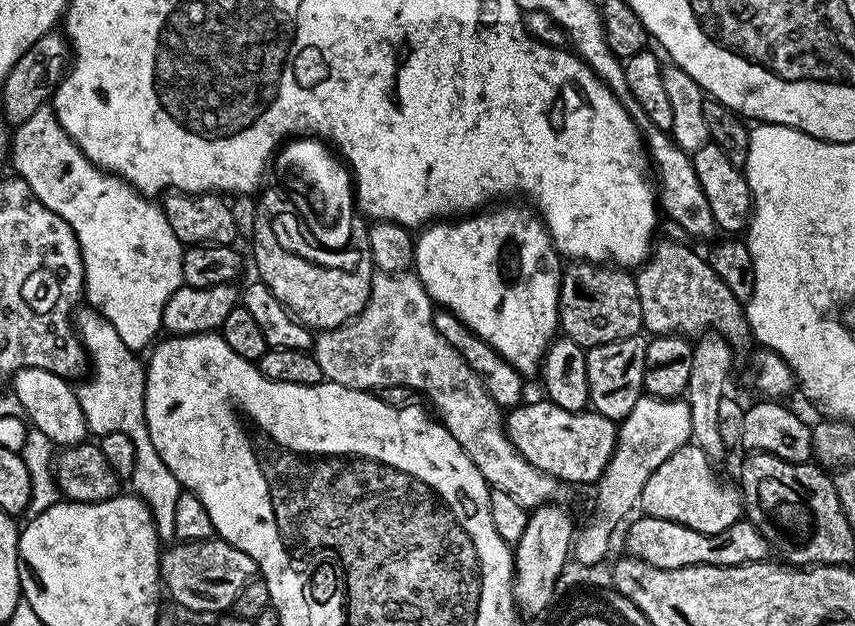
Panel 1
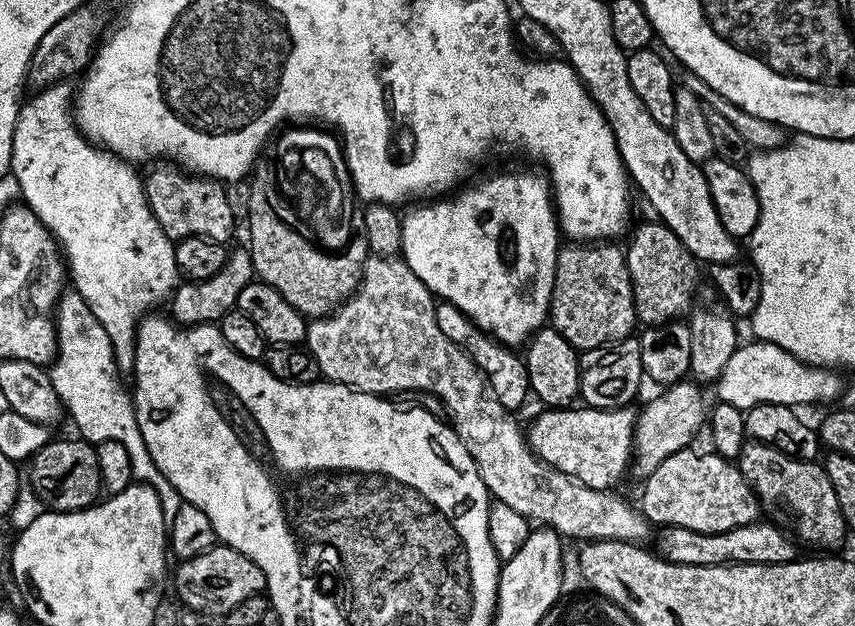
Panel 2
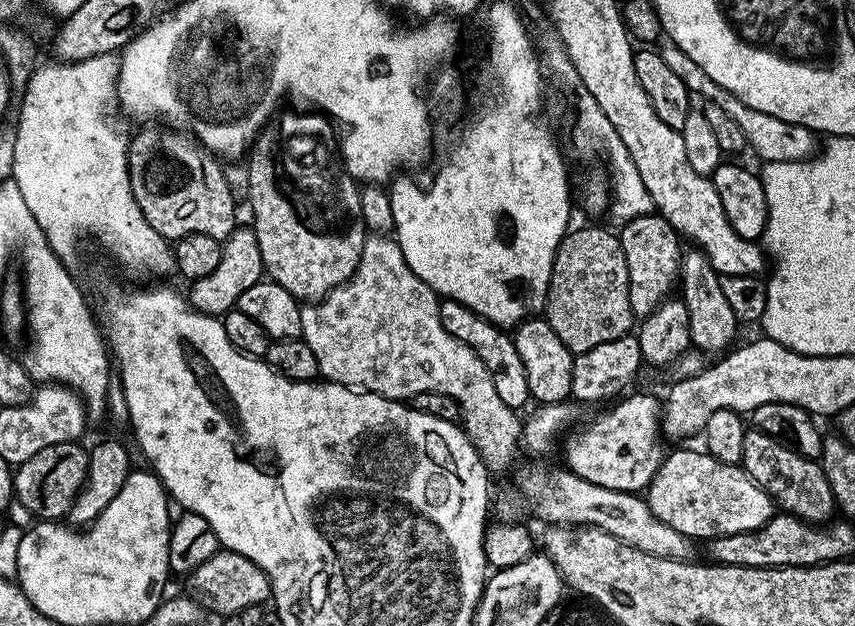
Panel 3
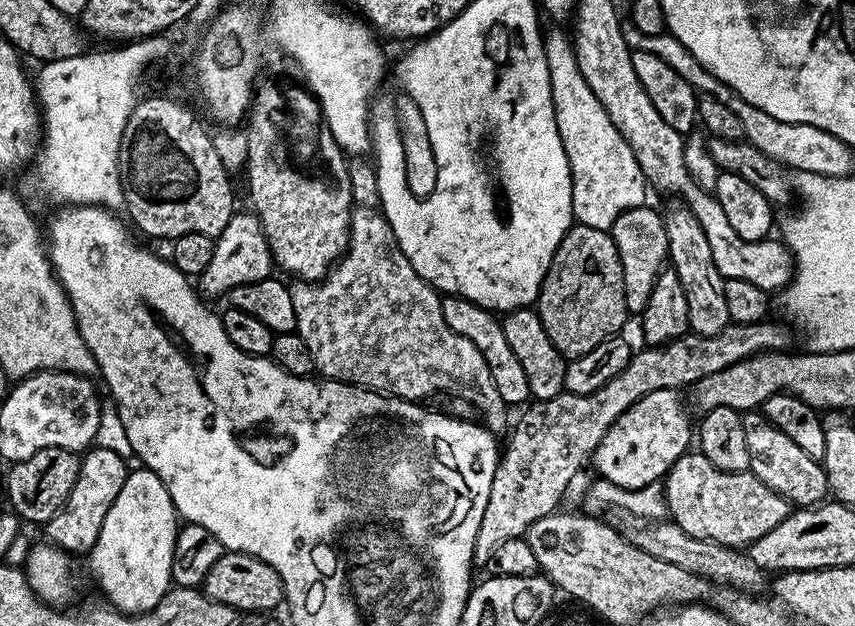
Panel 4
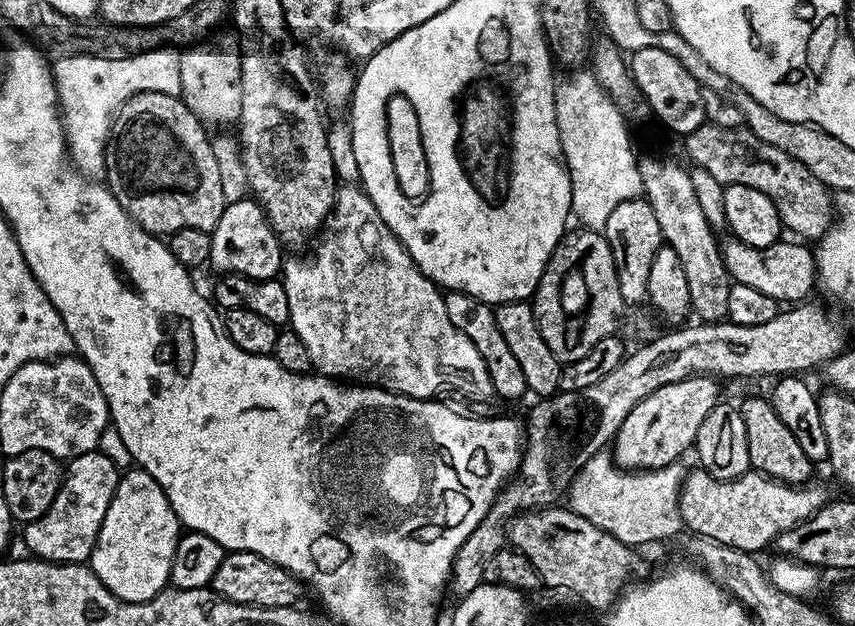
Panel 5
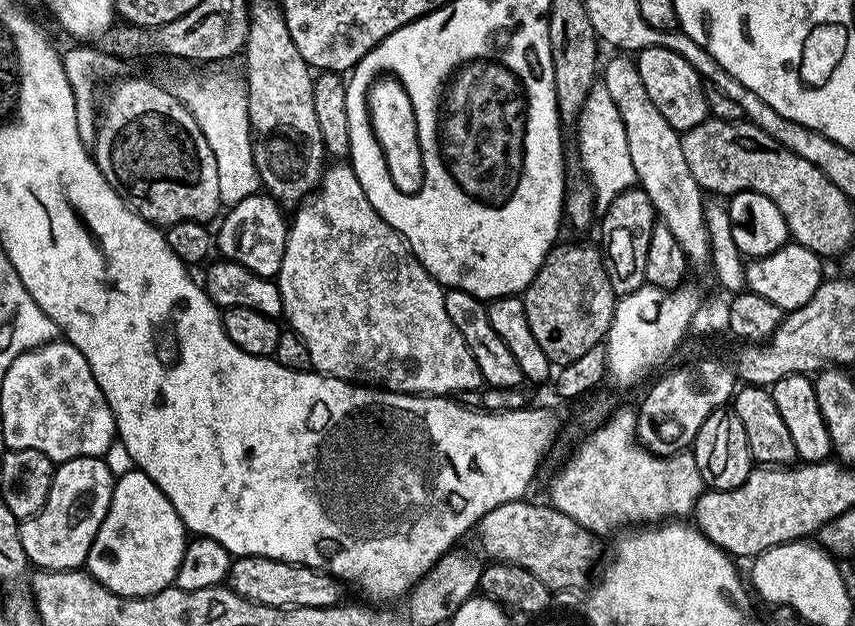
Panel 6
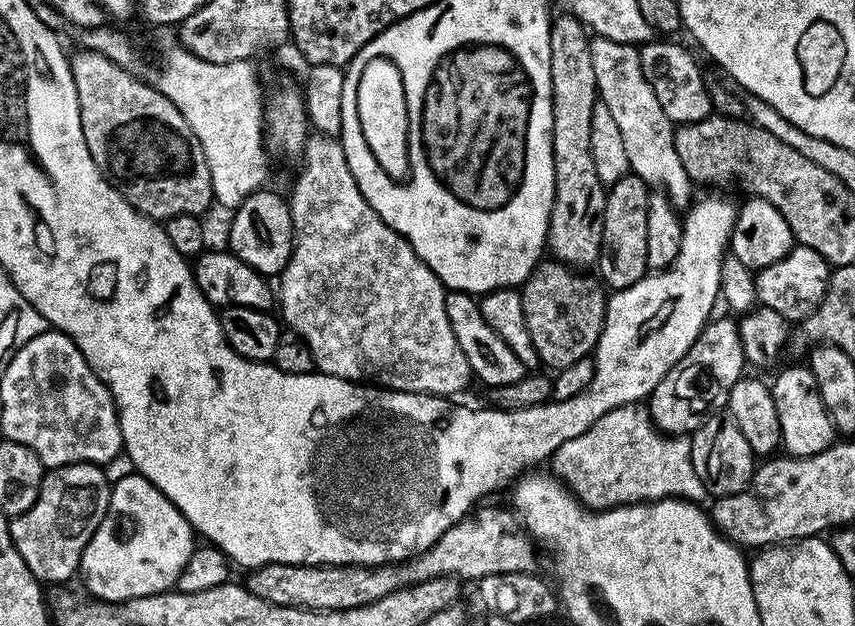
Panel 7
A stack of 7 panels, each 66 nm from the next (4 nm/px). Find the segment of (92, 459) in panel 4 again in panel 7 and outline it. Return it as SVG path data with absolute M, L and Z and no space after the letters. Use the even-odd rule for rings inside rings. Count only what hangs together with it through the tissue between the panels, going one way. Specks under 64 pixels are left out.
M67 464L45 471L38 498L20 516L11 517L10 534L22 562L30 566L36 579L60 586L80 570L80 559L102 518L108 512L112 484L98 464Z

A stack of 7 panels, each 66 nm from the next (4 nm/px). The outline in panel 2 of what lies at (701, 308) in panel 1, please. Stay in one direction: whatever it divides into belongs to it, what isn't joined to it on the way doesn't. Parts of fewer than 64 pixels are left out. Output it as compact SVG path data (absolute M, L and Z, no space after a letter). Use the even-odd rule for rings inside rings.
M661 222L644 224L626 244L630 282L634 294L634 310L641 325L666 324L687 317L694 307L692 299L700 284L700 269L696 257L679 240L674 230Z

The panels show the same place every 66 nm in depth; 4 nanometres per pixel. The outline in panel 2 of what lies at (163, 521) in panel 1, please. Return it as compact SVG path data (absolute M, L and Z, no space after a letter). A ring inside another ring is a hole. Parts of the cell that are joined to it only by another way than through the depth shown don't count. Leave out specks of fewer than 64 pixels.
M68 290L61 295L54 313L56 325L56 358L47 369L49 380L58 394L61 405L72 415L72 424L77 428L79 439L90 444L101 444L103 440L122 442L126 454L130 454L130 470L133 481L149 484L162 502L162 514L165 525L172 524L181 504L178 490L166 482L166 474L154 466L146 442L142 442L142 430L138 426L136 406L132 403L129 389L124 389L120 381L116 355L110 342L110 334L102 330L102 322L90 314L90 306L82 302L75 290Z

